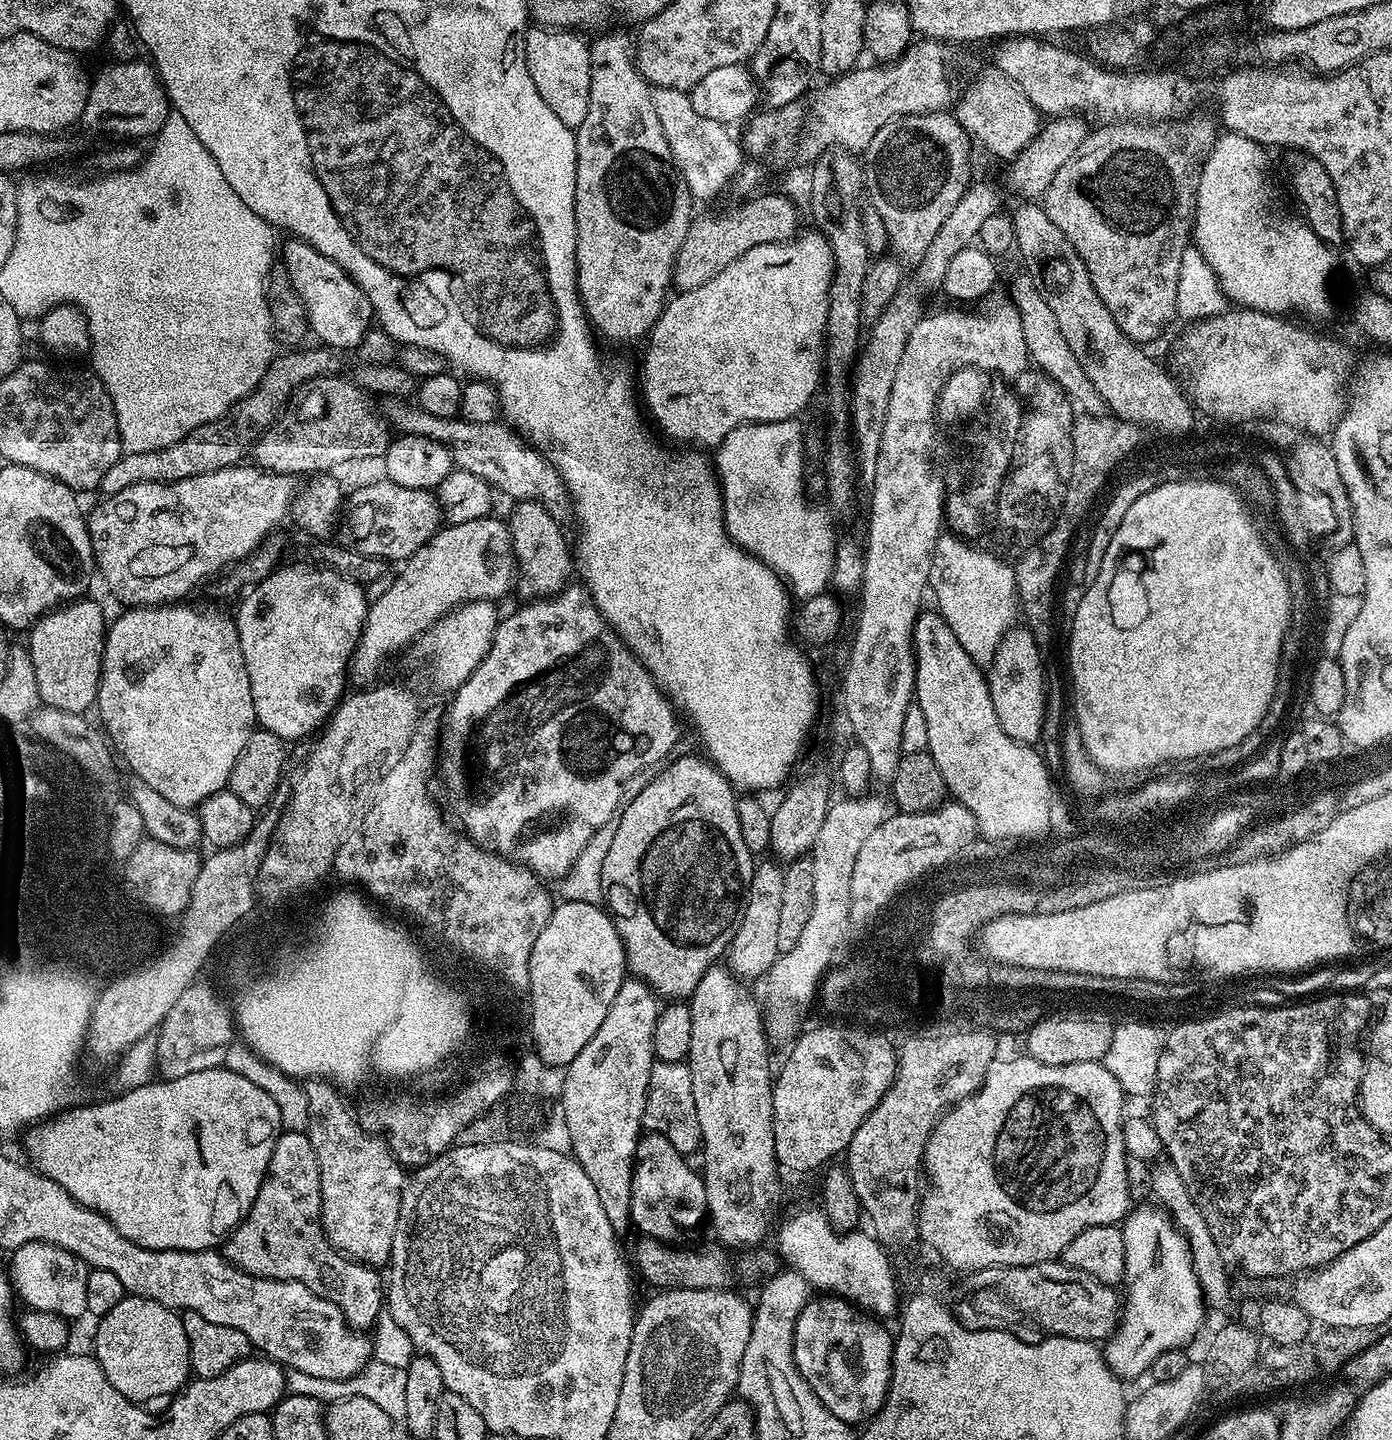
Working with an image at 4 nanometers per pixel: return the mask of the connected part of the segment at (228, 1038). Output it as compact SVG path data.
M196 982L185 990L182 998L174 1002L158 1025L156 1045L156 1072L165 1080L183 1078L198 1070L210 1070L224 1064L224 1059L233 1043L234 1019L225 1001L215 996L202 983Z

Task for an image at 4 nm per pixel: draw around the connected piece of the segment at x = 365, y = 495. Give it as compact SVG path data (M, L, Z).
M387 478L377 484L360 488L352 497L347 497L338 521L339 543L353 548L358 554L372 556L376 560L403 562L409 560L442 527L440 501L426 488L398 486Z

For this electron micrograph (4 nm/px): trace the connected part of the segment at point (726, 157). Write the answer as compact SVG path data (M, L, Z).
M658 88L653 91L652 101L658 122L662 122L662 134L666 134L666 142L670 142L670 154L674 154L674 162L682 178L686 178L693 201L714 199L727 184L729 187L735 181L746 163L741 141L737 137L735 140L728 133L731 131L725 125L714 122L714 118L702 118L702 114L694 110L694 102L688 92Z

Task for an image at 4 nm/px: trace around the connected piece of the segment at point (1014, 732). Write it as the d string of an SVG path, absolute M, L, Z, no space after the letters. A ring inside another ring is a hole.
M1024 631L1020 636L1009 636L986 668L994 714L998 714L1002 730L1020 744L1035 745L1044 728L1044 664L1040 654L1041 647L1032 643Z

